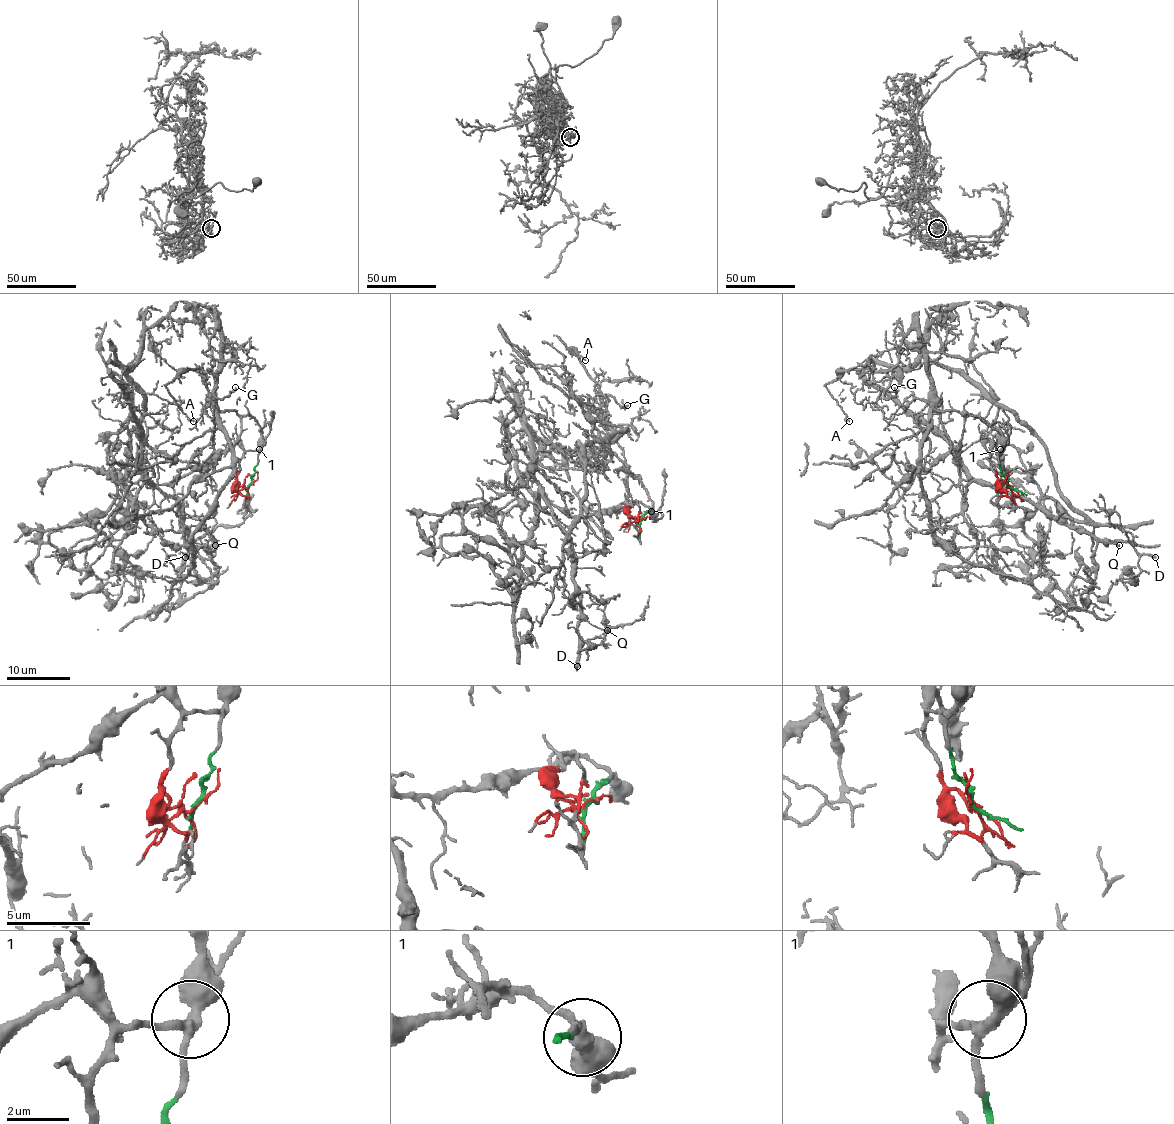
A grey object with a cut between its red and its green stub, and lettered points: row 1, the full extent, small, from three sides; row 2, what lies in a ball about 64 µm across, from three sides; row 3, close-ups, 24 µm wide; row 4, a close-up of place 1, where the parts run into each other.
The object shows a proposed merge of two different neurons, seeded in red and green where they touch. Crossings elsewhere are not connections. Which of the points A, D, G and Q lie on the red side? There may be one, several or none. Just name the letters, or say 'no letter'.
D, Q

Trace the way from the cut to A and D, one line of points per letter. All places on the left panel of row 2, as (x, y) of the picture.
A: (249, 486), (260, 426), (216, 407), (217, 330), (210, 369), (189, 368), (167, 385), (194, 421)
D: (247, 488), (236, 481), (243, 456), (236, 444), (158, 486), (178, 502), (187, 530), (184, 557)

